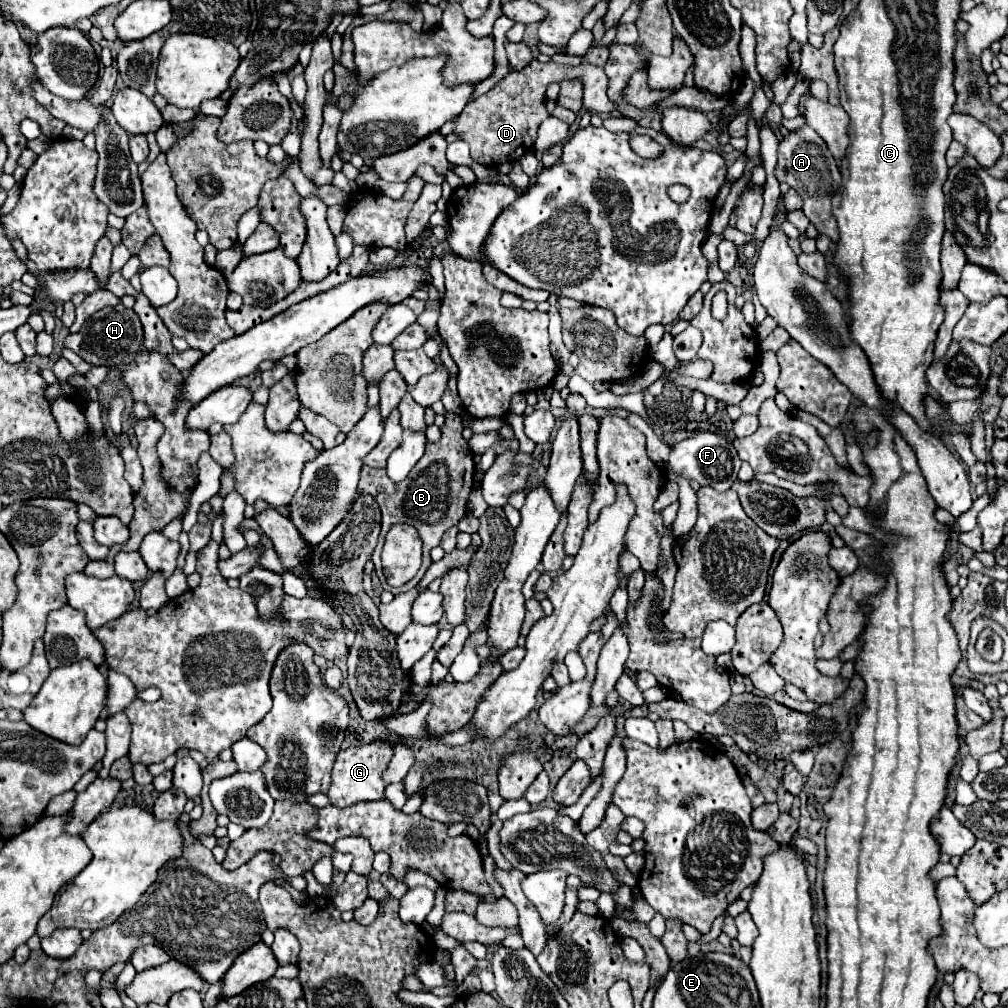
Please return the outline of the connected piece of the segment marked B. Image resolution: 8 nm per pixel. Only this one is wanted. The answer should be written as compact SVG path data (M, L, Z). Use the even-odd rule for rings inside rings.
M446 413L446 425L442 427L442 437L434 443L426 441L426 451L424 451L422 459L416 463L414 471L402 483L390 483L385 468L362 467L362 479L360 479L358 491L372 493L382 511L382 531L380 531L377 545L372 554L372 562L378 577L380 577L382 587L394 595L410 591L418 585L418 581L422 579L422 575L426 573L426 569L432 563L430 551L440 545L442 535L452 525L458 525L458 521L468 511L468 497L470 497L470 491L474 485L474 459L472 459L466 439L462 437L462 429L464 429L464 425L458 419L458 415ZM398 523L412 525L418 531L420 539L424 543L424 563L412 581L408 581L402 587L392 587L392 585L388 585L388 581L384 579L382 573L381 552L386 534L392 529L392 525L398 525Z

